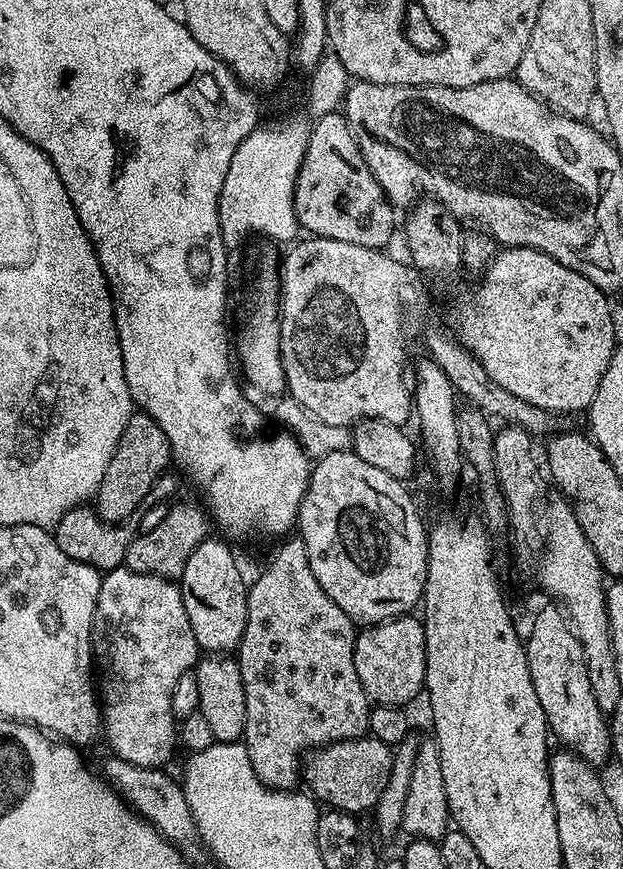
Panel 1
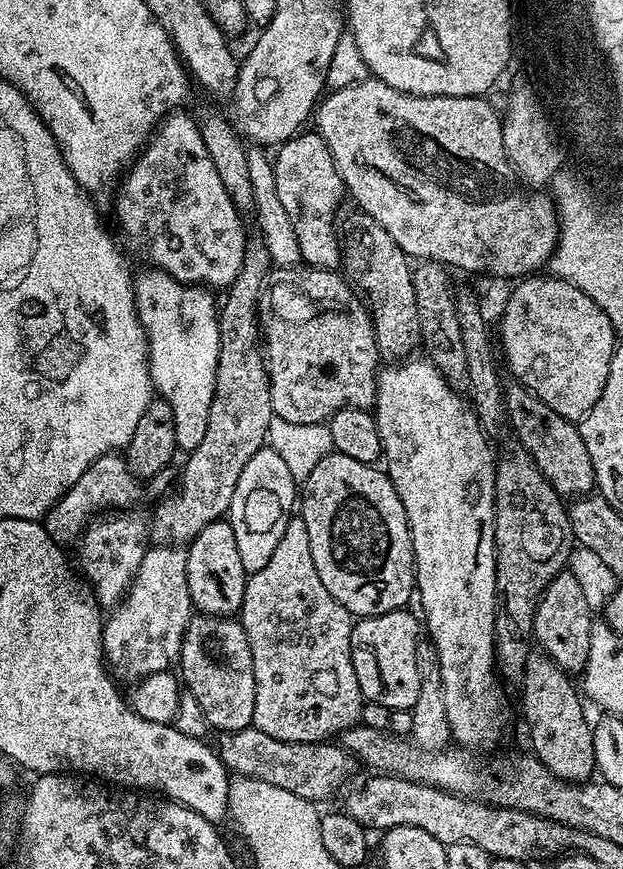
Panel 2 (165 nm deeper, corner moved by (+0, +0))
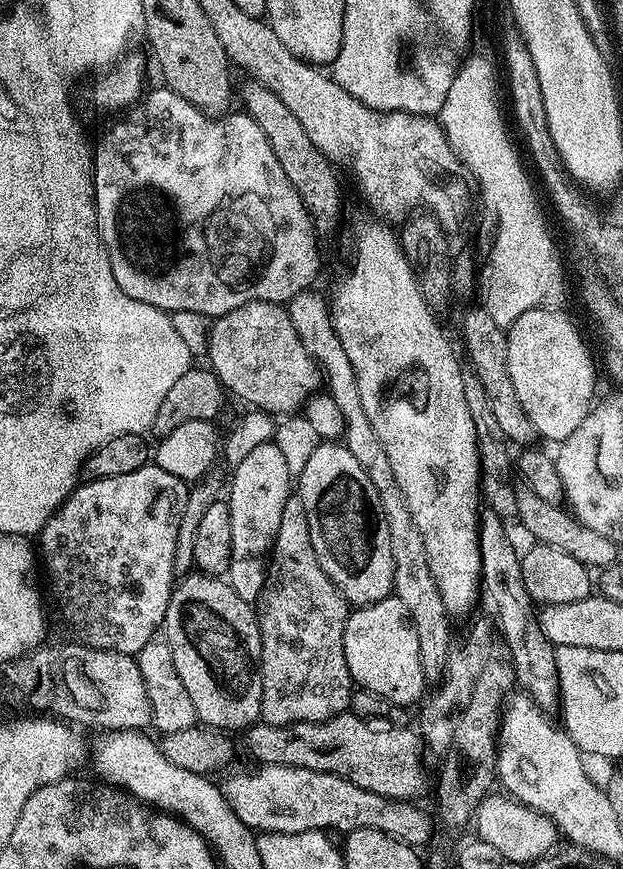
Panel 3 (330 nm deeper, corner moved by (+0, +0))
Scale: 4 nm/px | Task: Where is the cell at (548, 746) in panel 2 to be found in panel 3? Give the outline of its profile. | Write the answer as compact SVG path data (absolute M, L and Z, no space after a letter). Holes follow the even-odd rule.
M481 507L478 513L478 550L480 551L480 582L483 595L496 603L496 620L504 635L507 655L516 670L516 684L540 709L549 714L560 708L560 683L556 677L556 648L542 634L537 609L522 582L520 556L511 548L502 526L502 519L491 508Z

